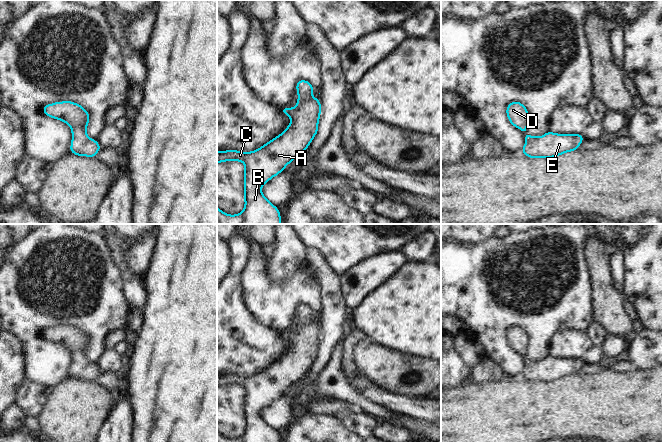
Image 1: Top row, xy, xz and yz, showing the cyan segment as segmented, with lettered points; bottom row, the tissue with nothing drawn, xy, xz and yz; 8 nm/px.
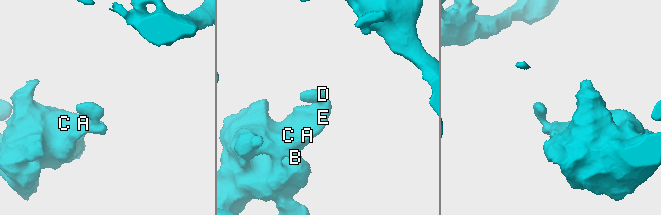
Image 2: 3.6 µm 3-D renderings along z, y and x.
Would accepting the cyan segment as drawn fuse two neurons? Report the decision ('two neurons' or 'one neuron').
one neuron

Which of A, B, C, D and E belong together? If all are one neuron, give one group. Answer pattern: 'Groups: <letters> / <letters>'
Groups: A B C D E.

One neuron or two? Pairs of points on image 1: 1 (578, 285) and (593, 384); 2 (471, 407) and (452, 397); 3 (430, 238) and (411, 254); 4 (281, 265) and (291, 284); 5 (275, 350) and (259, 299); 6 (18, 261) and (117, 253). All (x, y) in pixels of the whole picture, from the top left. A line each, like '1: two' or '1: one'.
1: two
2: one
3: one
4: two
5: two
6: two

